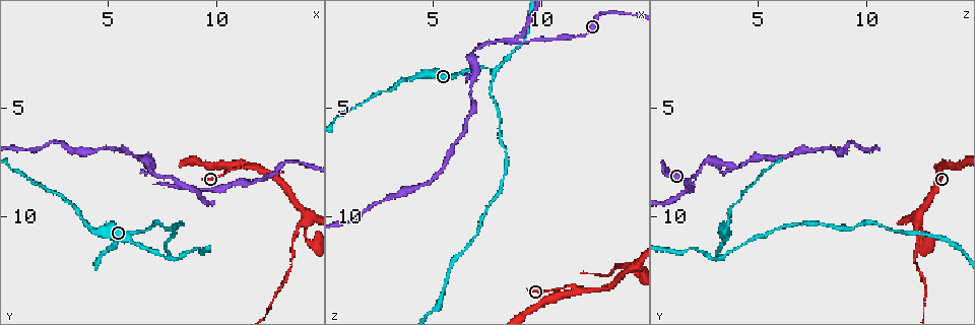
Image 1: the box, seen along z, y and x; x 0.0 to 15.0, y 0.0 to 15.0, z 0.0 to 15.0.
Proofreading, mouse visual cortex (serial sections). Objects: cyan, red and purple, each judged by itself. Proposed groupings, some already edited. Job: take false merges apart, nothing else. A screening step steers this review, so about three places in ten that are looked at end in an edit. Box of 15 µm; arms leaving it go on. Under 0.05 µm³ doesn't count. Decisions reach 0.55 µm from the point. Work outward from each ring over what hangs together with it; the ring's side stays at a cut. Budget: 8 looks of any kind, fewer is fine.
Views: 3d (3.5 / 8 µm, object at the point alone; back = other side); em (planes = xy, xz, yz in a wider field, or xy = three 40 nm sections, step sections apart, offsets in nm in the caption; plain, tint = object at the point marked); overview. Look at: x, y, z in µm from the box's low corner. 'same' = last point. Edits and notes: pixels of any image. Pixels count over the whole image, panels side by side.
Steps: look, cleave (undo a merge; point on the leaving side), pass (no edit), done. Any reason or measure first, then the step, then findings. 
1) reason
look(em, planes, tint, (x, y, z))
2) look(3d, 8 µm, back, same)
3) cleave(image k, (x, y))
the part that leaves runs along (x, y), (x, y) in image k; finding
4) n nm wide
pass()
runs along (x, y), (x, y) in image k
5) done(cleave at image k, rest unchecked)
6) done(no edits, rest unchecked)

a fork
look(3d, 8 µm, (11.0, 7.6, 13.5))

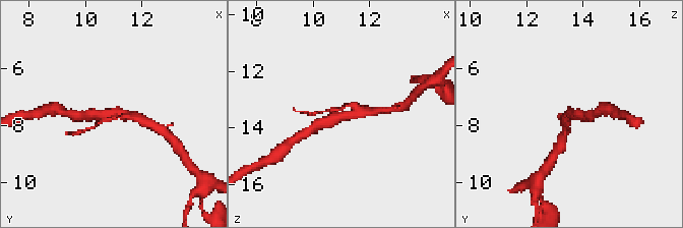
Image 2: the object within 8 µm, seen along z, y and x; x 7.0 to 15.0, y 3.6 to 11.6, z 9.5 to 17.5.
closer look
look(3d, 3.5 µm, (11.0, 7.7, 13.6))

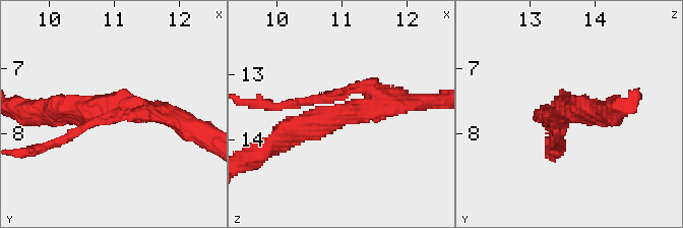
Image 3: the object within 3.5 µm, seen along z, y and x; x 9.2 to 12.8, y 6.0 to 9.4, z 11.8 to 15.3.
look(em, xy, step 5, tint, (11.00, 7.65, 13.55))

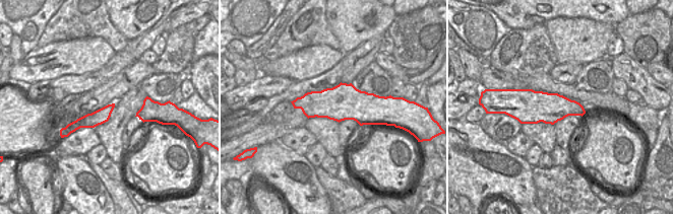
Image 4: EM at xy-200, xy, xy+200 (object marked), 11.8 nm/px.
pass()
runs along (111, 106), (102, 116), (70, 128) in image 4; all the same cell

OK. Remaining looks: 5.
look(3d, 3.5 µm, (14.0, 9.8, 12.5))

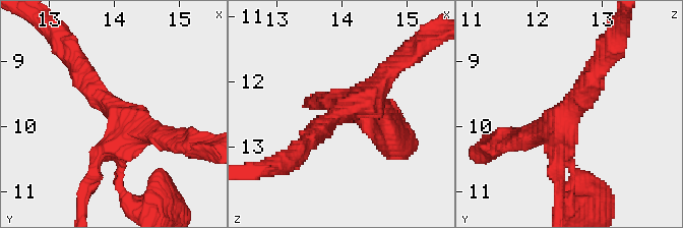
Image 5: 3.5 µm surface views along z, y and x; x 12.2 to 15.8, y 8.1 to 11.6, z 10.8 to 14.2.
4 arms; arms of 150, 200, 300, 300 nm
look(em, xy, step 5, tint, (14.05, 9.90, 12.45))

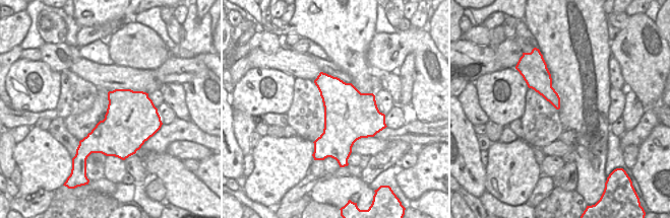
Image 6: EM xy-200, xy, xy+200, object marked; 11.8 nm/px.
pass()
runs along (81, 74), (119, 115), (119, 183) in image 5; all the same cell

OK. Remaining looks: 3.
abrupt turn
look(3d, 3.5 µm, back, (7.8, 11.9, 3.2))

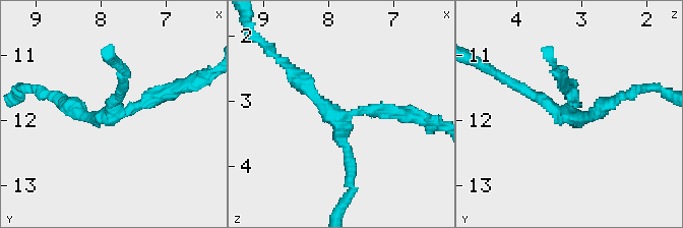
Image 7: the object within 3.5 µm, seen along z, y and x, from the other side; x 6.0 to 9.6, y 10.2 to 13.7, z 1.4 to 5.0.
shape alone is not enough
look(em, planes, tint, (7.80, 11.90, 3.25))

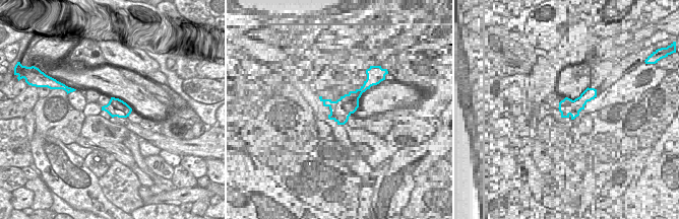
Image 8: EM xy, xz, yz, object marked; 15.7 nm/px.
cleave(image 7, (310, 94))
the part that leaves runs along (342, 120), (354, 187), (348, 195) in image 7; a second cell is stuck on

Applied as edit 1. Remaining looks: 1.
done(cleave at image 7, rest unchecked)

